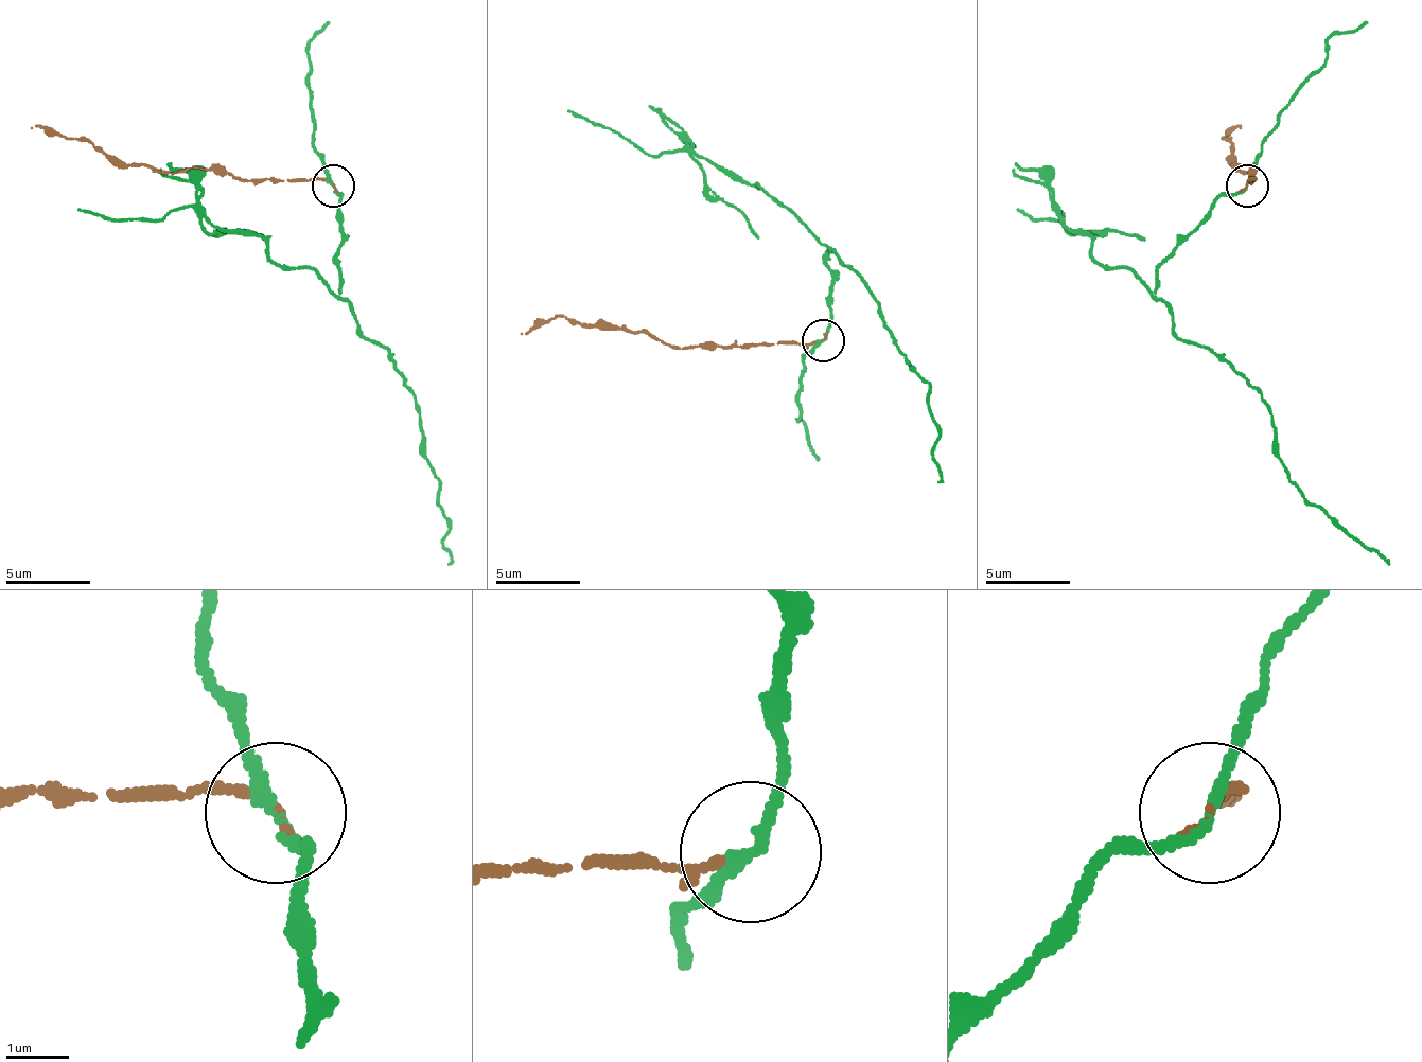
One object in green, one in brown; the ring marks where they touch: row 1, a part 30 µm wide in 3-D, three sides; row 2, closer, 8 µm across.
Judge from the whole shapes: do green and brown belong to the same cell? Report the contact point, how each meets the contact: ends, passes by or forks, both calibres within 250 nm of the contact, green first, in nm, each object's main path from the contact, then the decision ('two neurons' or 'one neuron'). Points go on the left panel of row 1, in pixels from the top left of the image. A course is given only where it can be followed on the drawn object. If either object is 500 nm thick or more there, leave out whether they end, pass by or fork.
place (333, 186); green passes by; brown ends; calibres 180 and 120 nm; course green (332, 187), (340, 293), (357, 331), (391, 356), (417, 399), (421, 454), (451, 526), (446, 564); course brown (332, 187), (319, 178), (273, 182), (183, 170), (167, 174), (154, 165), (116, 165), (94, 148), (31, 127); two neurons

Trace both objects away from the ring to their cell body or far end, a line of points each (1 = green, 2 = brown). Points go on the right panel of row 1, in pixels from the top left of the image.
1: (1248, 187), (1214, 204), (1159, 267), (1155, 293), (1172, 331), (1223, 356), (1261, 399), (1291, 483), (1388, 564)
2: (1248, 187), (1257, 170), (1248, 174), (1235, 165), (1235, 148), (1223, 140), (1240, 127)

